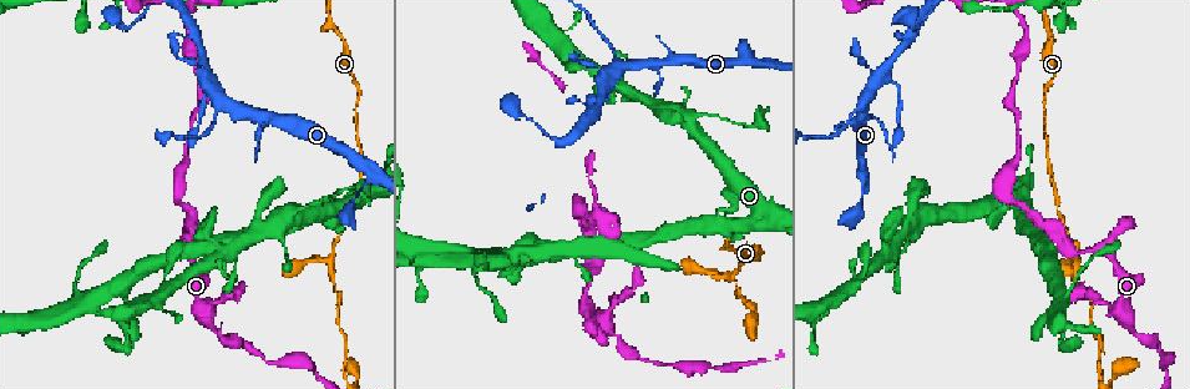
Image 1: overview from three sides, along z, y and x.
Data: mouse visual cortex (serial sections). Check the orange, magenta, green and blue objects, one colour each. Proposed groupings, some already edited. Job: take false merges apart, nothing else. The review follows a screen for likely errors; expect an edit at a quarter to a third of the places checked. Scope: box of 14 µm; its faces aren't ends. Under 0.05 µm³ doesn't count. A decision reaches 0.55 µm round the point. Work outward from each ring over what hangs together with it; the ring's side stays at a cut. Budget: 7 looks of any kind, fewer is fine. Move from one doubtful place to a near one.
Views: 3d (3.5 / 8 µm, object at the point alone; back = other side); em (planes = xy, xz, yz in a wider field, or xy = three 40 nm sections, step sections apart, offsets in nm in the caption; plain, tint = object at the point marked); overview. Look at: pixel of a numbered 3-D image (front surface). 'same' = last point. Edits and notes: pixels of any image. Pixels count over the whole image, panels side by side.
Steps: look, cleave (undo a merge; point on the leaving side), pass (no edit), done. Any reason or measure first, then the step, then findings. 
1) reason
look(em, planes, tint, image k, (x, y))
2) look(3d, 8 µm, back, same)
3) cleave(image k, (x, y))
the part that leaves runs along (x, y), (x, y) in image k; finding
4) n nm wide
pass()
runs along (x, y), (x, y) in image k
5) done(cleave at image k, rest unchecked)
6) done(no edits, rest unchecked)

thin arm on a thick one
look(3d, 3.5 µm, image 1, (1028, 205))

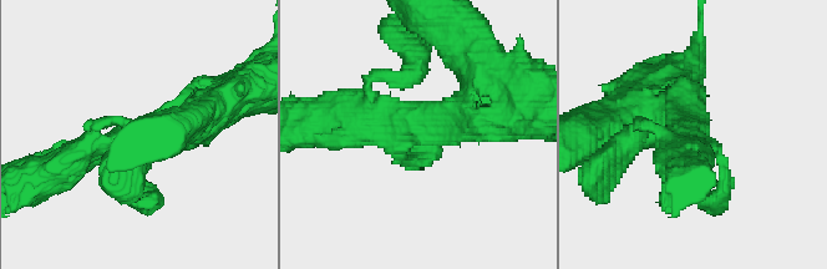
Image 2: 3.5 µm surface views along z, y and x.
4 arms; arms of 150, 300, 350, 500 nm
look(em, xy, step 1, tint, image 2, (424, 119))

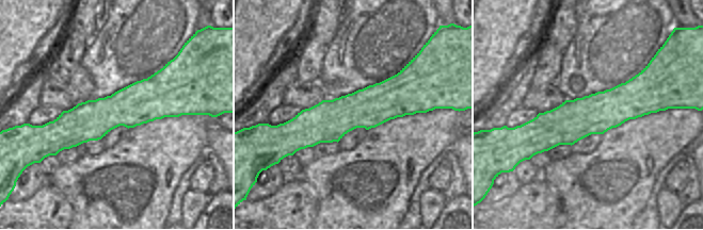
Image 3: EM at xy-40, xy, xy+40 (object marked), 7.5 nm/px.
320 nm wide
pass()
runs along (424, 102), (380, 102), (285, 129) in image 3; continuous, no second cell

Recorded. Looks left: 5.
arms part here
look(3d, 3.5 µm, image 1, (334, 261))

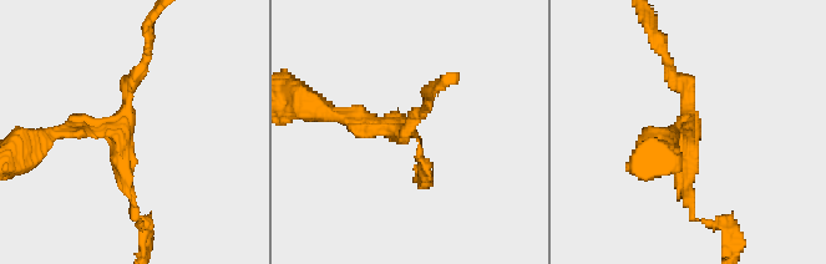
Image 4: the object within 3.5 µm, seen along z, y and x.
3 arms; arms of 150, 150, 200 nm; shape alone is not enough
look(em, xy, step 5, tint, image 4, (400, 126))

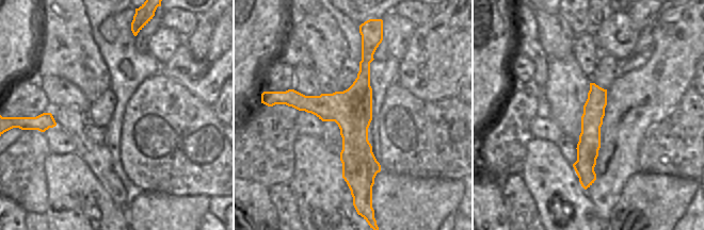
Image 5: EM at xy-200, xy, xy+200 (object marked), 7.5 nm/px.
pass()
one cell here

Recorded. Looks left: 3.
look(3d, 3.5 µm, image 1, (1070, 291))

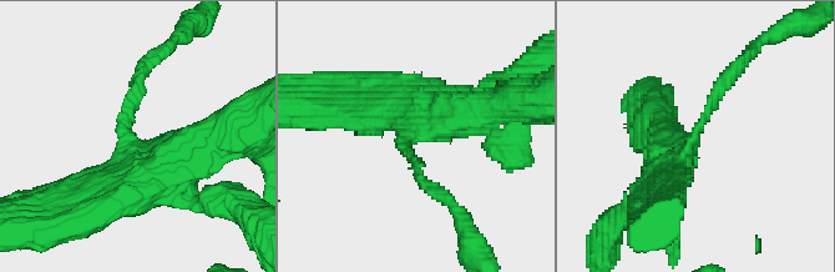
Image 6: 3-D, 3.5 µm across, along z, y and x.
arms of 150, 600 nm; now the EM
look(em, xy, step 2, tint, image 6, (694, 133))

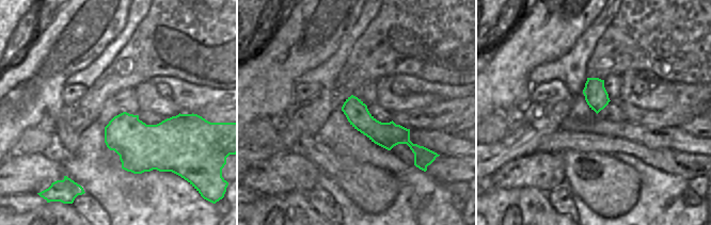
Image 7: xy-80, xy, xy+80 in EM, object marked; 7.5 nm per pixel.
pass()
runs along (667, 151), (667, 162), (689, 147), (737, 66) in image 6; all the same cell

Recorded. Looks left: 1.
done(no edits, rest unchecked)

